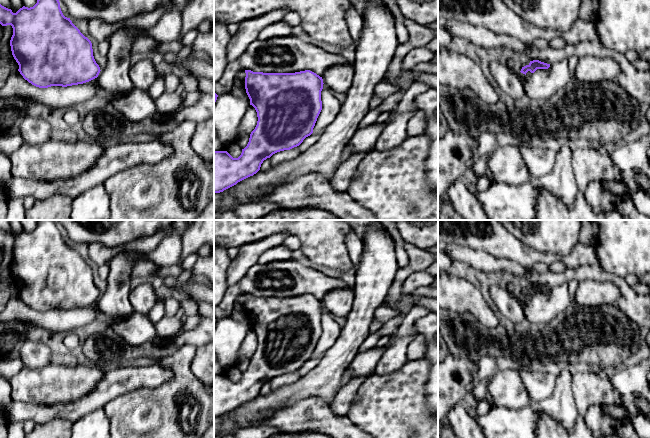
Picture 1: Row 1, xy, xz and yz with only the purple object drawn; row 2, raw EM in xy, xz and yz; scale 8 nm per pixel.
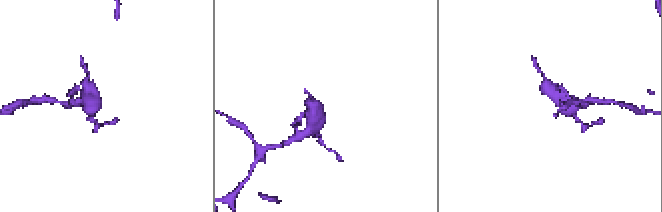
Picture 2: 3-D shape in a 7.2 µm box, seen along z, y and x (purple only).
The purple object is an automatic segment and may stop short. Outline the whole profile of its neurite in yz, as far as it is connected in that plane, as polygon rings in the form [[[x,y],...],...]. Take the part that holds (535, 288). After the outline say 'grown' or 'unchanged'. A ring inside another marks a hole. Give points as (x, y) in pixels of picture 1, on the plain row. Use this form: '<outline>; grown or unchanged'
[[[533,284],[530,285],[530,287],[521,293],[521,297],[525,298],[530,295],[531,297],[534,297],[537,293],[548,293],[550,291],[550,288],[541,286],[539,284]]]; unchanged

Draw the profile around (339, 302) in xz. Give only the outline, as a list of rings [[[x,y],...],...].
[[[338,288],[325,295],[323,307],[331,314],[346,318],[354,303],[354,293],[349,288]]]

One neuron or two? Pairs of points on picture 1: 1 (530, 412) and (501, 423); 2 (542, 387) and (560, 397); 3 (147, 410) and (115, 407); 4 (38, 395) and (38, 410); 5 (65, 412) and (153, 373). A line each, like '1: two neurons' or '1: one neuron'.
1: one neuron
2: two neurons
3: one neuron
4: two neurons
5: one neuron

